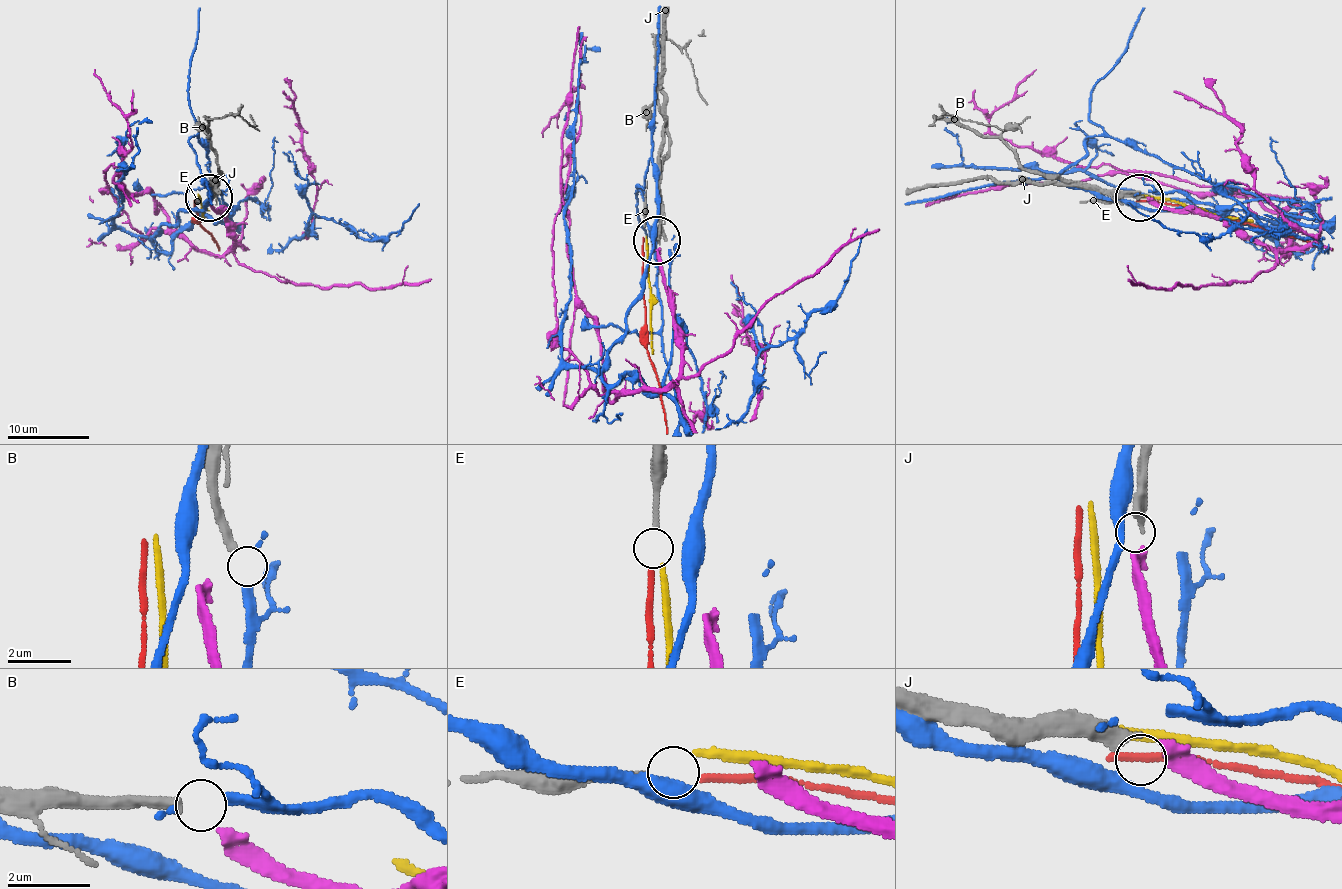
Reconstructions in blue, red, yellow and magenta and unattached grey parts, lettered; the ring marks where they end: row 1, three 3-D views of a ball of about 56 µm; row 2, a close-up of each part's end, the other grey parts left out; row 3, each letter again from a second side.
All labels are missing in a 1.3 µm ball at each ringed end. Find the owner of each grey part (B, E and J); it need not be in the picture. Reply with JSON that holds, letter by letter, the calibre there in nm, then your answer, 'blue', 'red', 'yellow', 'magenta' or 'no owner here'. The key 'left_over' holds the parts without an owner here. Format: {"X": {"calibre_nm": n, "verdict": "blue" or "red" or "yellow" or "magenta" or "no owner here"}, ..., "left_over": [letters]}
{"B": {"calibre_nm": 280, "verdict": "blue"}, "E": {"calibre_nm": 140, "verdict": "red"}, "J": {"calibre_nm": 400, "verdict": "magenta"}, "left_over": []}

